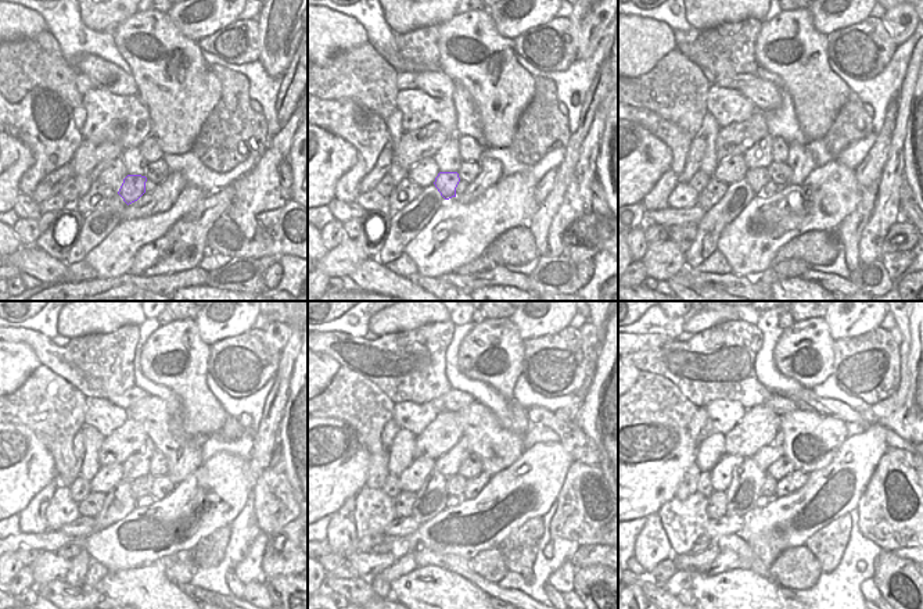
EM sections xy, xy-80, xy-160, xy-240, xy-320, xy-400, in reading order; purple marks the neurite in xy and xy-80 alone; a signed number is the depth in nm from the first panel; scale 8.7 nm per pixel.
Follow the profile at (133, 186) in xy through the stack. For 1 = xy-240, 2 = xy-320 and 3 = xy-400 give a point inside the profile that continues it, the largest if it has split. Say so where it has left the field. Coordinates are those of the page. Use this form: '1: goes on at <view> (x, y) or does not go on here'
1: goes on at xy-240 (140, 487)
2: goes on at xy-320 (456, 484)
3: goes on at xy-400 (769, 484)

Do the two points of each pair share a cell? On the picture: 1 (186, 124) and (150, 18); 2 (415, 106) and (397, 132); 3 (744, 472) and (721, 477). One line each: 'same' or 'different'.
1: same
2: different
3: different

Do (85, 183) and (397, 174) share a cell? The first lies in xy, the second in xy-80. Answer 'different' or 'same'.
same

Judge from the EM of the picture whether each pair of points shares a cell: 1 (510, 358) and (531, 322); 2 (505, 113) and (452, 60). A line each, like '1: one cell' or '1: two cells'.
1: two cells
2: one cell

